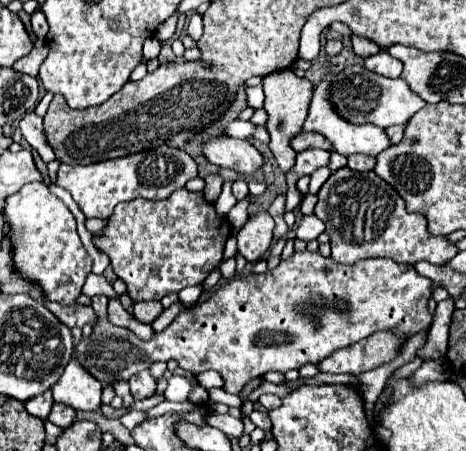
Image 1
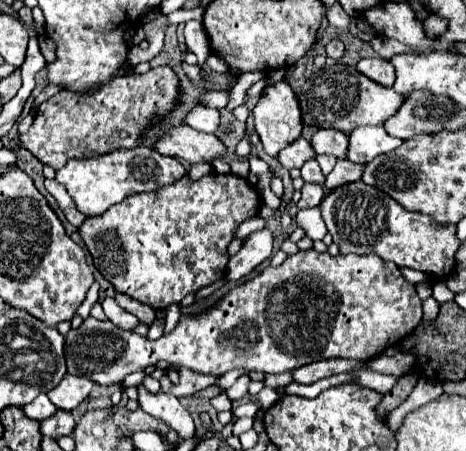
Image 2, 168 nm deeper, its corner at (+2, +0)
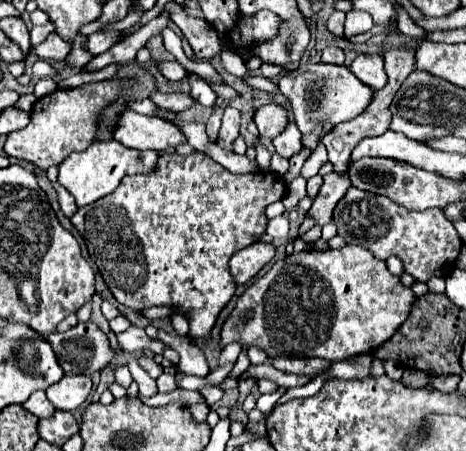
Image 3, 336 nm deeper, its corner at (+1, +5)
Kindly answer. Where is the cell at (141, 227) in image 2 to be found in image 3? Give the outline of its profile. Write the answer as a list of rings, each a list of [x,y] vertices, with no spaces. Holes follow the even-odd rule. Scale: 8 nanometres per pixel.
[[[200,151],[188,157],[178,153],[162,153],[154,173],[130,175],[122,179],[114,193],[80,207],[70,221],[84,237],[90,259],[96,263],[118,303],[132,307],[134,311],[144,311],[154,305],[176,305],[180,313],[186,313],[190,319],[190,335],[208,337],[218,313],[236,289],[236,283],[228,271],[230,257],[264,233],[268,223],[264,209],[282,199],[284,191],[286,185],[282,177],[274,173],[260,171],[234,175]]]

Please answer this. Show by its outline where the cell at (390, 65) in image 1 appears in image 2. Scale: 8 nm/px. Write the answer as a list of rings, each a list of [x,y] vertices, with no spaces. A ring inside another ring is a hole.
[[[363,58],[363,60],[359,60],[357,70],[381,86],[393,86],[393,82],[395,82],[393,64],[383,58]]]

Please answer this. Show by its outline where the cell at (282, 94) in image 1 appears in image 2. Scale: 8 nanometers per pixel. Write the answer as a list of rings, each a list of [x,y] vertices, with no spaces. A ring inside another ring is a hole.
[[[285,80],[267,86],[265,96],[253,110],[255,132],[269,156],[277,156],[301,136],[301,110],[295,92]]]

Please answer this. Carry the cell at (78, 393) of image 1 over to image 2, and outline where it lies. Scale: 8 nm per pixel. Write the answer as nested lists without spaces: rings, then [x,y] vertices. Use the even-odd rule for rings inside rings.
[[[67,374],[51,392],[47,392],[49,400],[61,408],[61,410],[67,410],[71,412],[73,408],[77,408],[93,390],[93,382],[89,382],[87,378],[81,378],[81,376],[71,376]]]

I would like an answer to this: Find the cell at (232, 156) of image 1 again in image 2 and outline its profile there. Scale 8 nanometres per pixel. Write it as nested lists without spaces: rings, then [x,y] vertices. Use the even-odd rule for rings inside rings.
[[[173,126],[159,134],[155,146],[159,154],[185,158],[187,162],[211,162],[213,158],[221,158],[225,154],[223,142],[205,132],[197,132],[189,126]]]

